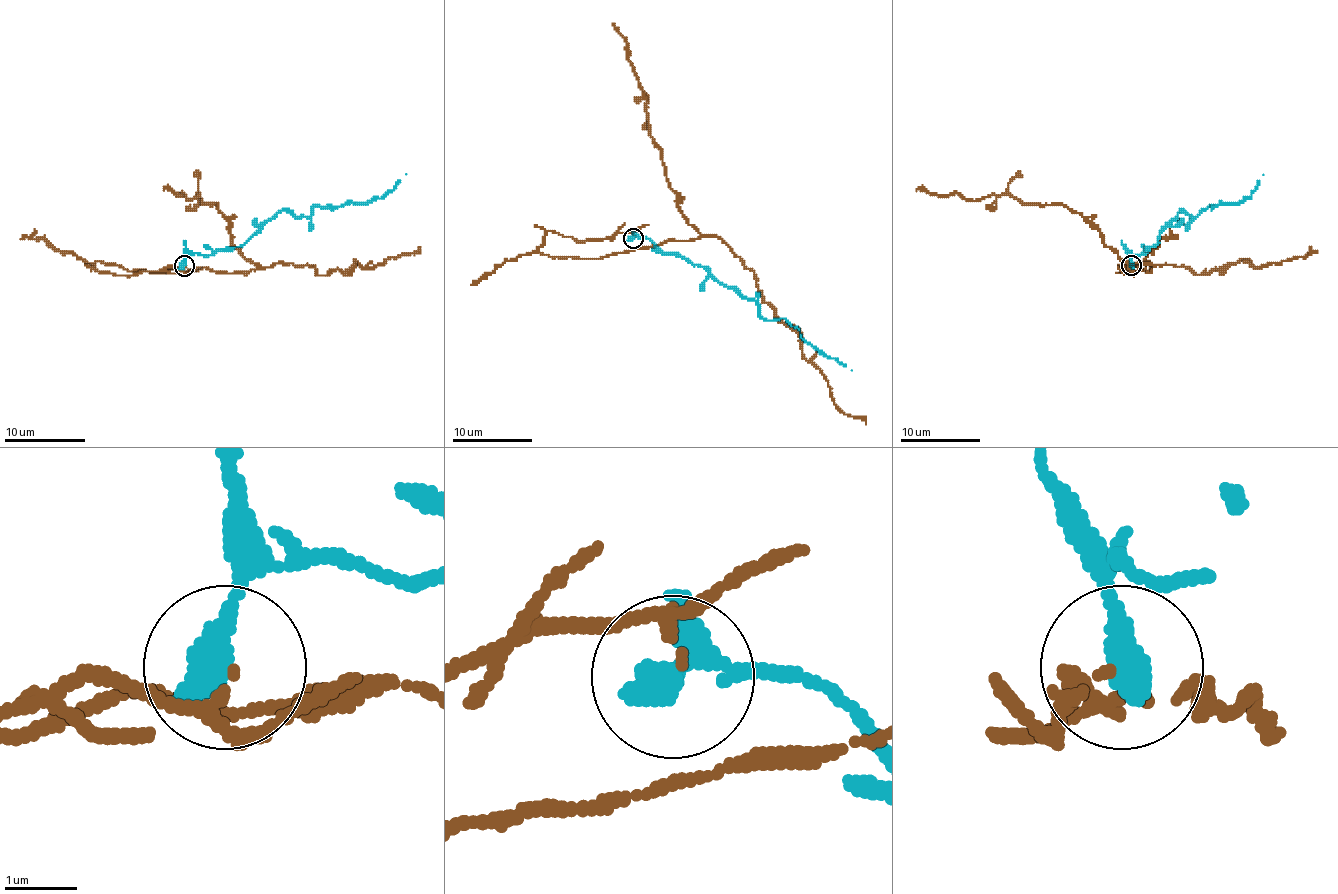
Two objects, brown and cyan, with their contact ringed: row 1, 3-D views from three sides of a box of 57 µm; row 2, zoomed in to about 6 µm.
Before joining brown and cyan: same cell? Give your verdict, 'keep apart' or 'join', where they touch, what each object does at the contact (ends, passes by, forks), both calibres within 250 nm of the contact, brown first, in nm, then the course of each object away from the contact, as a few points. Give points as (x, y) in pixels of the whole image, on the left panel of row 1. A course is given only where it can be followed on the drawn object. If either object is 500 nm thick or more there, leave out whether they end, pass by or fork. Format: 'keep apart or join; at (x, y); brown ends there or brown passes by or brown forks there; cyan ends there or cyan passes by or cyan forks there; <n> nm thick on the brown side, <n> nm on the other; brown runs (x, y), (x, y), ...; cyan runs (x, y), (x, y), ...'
keep apart; at (184, 265); 90 nm thick on the brown side, 500 nm on the other; brown runs (186, 265), (125, 275), (89, 263), (161, 273), (246, 273), (277, 263), (327, 275), (420, 251); cyan runs (184, 265), (196, 253), (242, 247), (279, 212), (309, 216), (315, 206), (369, 202), (406, 174)

